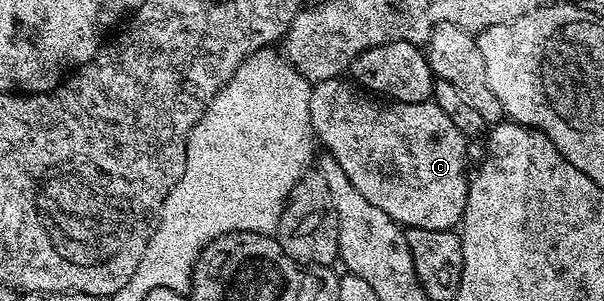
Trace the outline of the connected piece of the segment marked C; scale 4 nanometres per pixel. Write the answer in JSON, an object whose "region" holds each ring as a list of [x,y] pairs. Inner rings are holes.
{"region":[[[340,77],[327,79],[313,86],[311,124],[316,141],[320,145],[322,142],[324,149],[339,162],[347,180],[351,180],[375,208],[383,208],[391,220],[405,228],[414,226],[432,230],[452,230],[460,223],[465,215],[470,180],[467,170],[465,174],[467,139],[434,101],[378,100],[362,92],[352,81]]]}

